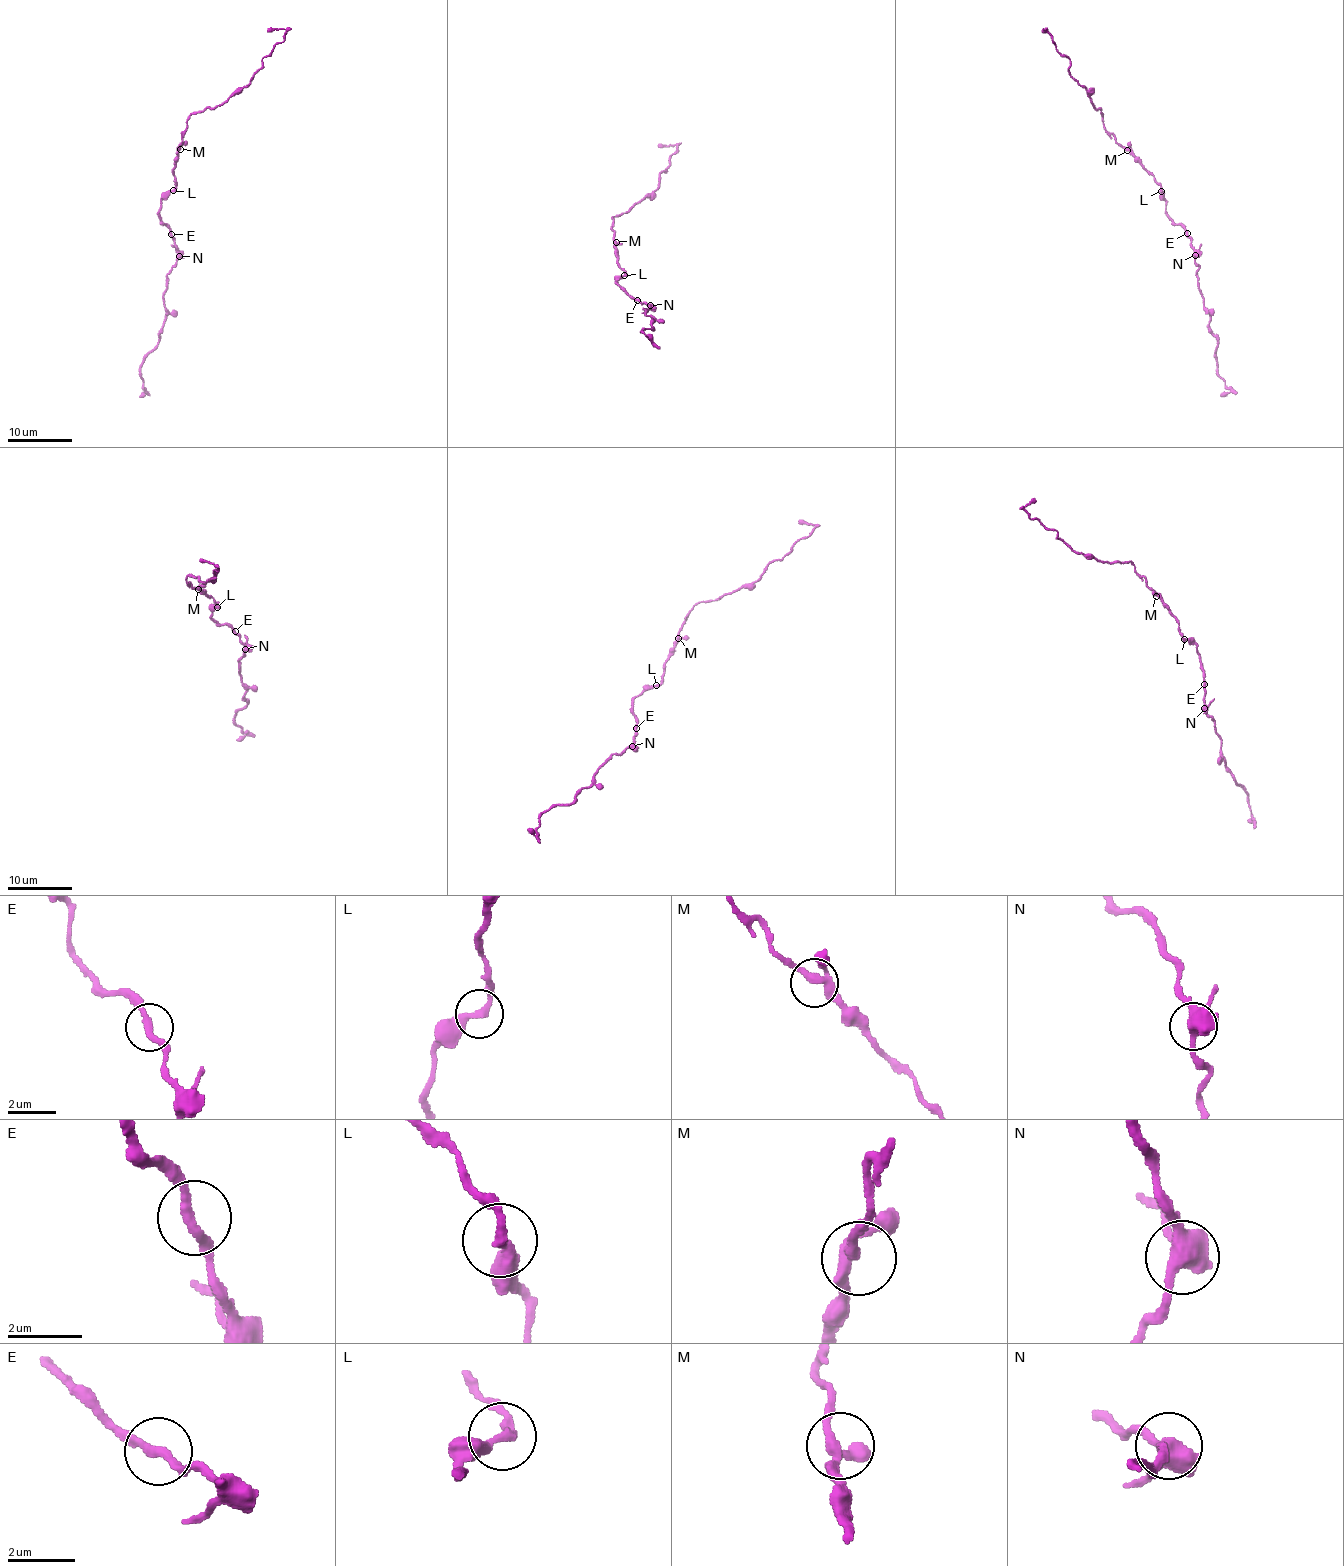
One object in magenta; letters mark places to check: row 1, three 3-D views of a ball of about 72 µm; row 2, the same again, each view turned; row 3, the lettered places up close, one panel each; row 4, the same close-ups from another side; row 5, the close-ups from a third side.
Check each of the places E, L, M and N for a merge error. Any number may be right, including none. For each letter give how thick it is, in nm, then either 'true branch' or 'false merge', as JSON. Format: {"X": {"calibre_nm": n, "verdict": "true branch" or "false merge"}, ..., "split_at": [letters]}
{"E": {"calibre_nm": 280, "verdict": "true branch"}, "L": {"calibre_nm": 280, "verdict": "true branch"}, "M": {"calibre_nm": 240, "verdict": "true branch"}, "N": {"calibre_nm": 460, "verdict": "true branch"}, "split_at": []}

